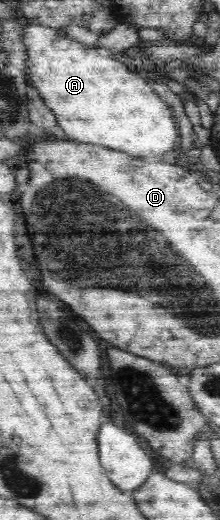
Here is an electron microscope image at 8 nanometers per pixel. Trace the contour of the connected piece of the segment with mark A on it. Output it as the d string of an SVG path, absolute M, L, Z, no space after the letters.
M27 26L25 28L25 49L26 49L26 62L25 66L29 66L29 81L33 83L33 88L37 89L39 95L41 95L41 100L45 101L45 105L53 111L55 118L57 119L59 128L62 128L65 132L66 138L71 139L72 141L79 141L82 143L87 143L90 145L101 145L113 150L119 150L121 152L127 153L133 158L144 158L144 159L155 159L158 156L164 154L164 152L171 152L177 144L177 138L180 138L180 134L177 133L177 126L173 123L173 110L170 106L167 106L159 95L153 93L151 85L147 84L141 76L129 72L129 69L125 66L120 57L109 57L99 56L99 50L97 48L87 48L71 38L57 38L57 29L59 28L47 28L47 26Z

